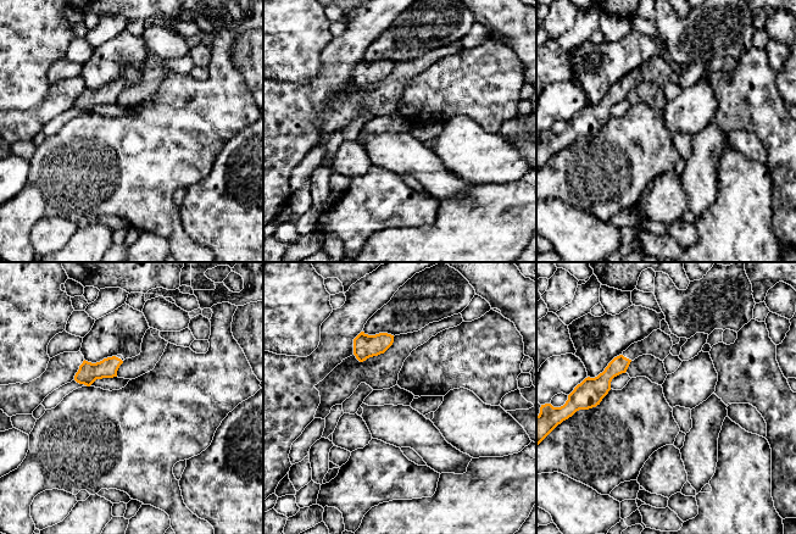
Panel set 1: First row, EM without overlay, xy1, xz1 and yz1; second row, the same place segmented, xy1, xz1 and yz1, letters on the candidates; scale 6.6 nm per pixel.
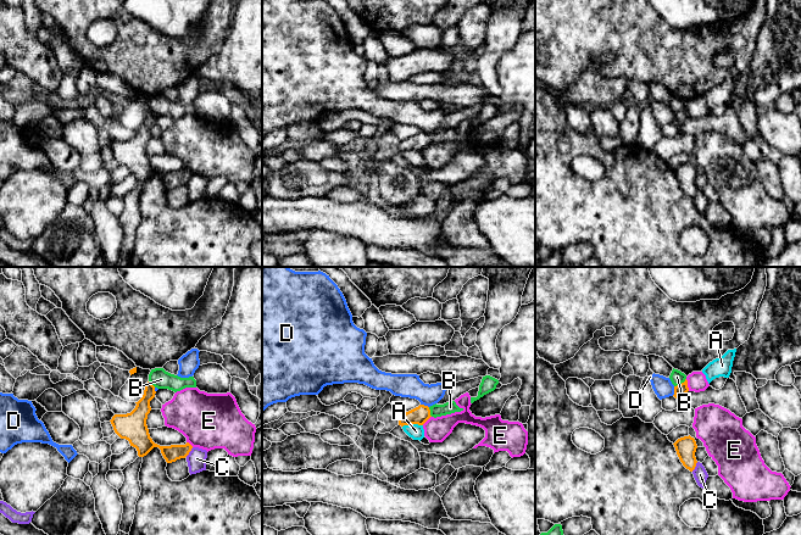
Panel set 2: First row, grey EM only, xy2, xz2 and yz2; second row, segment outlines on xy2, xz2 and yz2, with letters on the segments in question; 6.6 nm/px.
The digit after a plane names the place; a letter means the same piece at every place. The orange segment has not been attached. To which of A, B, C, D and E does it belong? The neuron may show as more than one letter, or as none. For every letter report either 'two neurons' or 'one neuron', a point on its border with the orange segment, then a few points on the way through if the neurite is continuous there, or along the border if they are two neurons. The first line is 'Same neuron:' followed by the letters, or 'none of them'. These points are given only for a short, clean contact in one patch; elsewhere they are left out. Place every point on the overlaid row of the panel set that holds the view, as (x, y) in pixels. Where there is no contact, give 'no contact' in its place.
Same neuron: none of them
A: two neurons; contact xz2 (412, 423); border xz2 (422, 424), (405, 424), (402, 427)
B: two neurons; contact yz2 (682, 383); border yz2 (685, 378), (674, 386)
C: two neurons; contact xy2 (189, 451); border xy2 (193, 447), (185, 456)
D: two neurons; contact yz2 (674, 391); border yz2 (674, 386), (672, 395)
E: two neurons; contact yz2 (687, 385)

